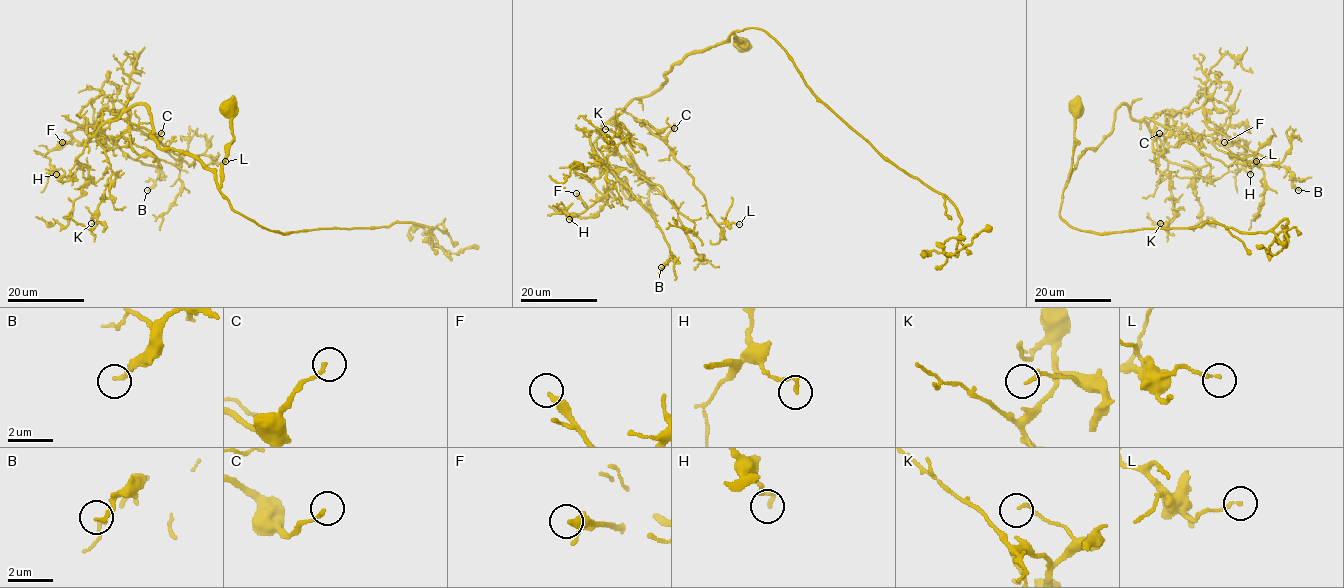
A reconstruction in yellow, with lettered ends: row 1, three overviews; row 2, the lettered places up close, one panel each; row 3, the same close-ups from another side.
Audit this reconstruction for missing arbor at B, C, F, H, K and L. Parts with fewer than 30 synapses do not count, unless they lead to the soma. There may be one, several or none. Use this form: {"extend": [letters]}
{"extend": []}

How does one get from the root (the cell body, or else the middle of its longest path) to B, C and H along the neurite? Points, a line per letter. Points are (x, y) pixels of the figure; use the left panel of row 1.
B: (227, 107), (220, 187), (193, 157), (159, 147), (143, 105), (86, 129), (161, 171), (147, 190)
C: (227, 107), (233, 140), (220, 187), (193, 157), (159, 147), (143, 105), (112, 120), (161, 133)
H: (227, 107), (220, 187), (159, 147), (143, 105), (58, 143), (56, 174)

